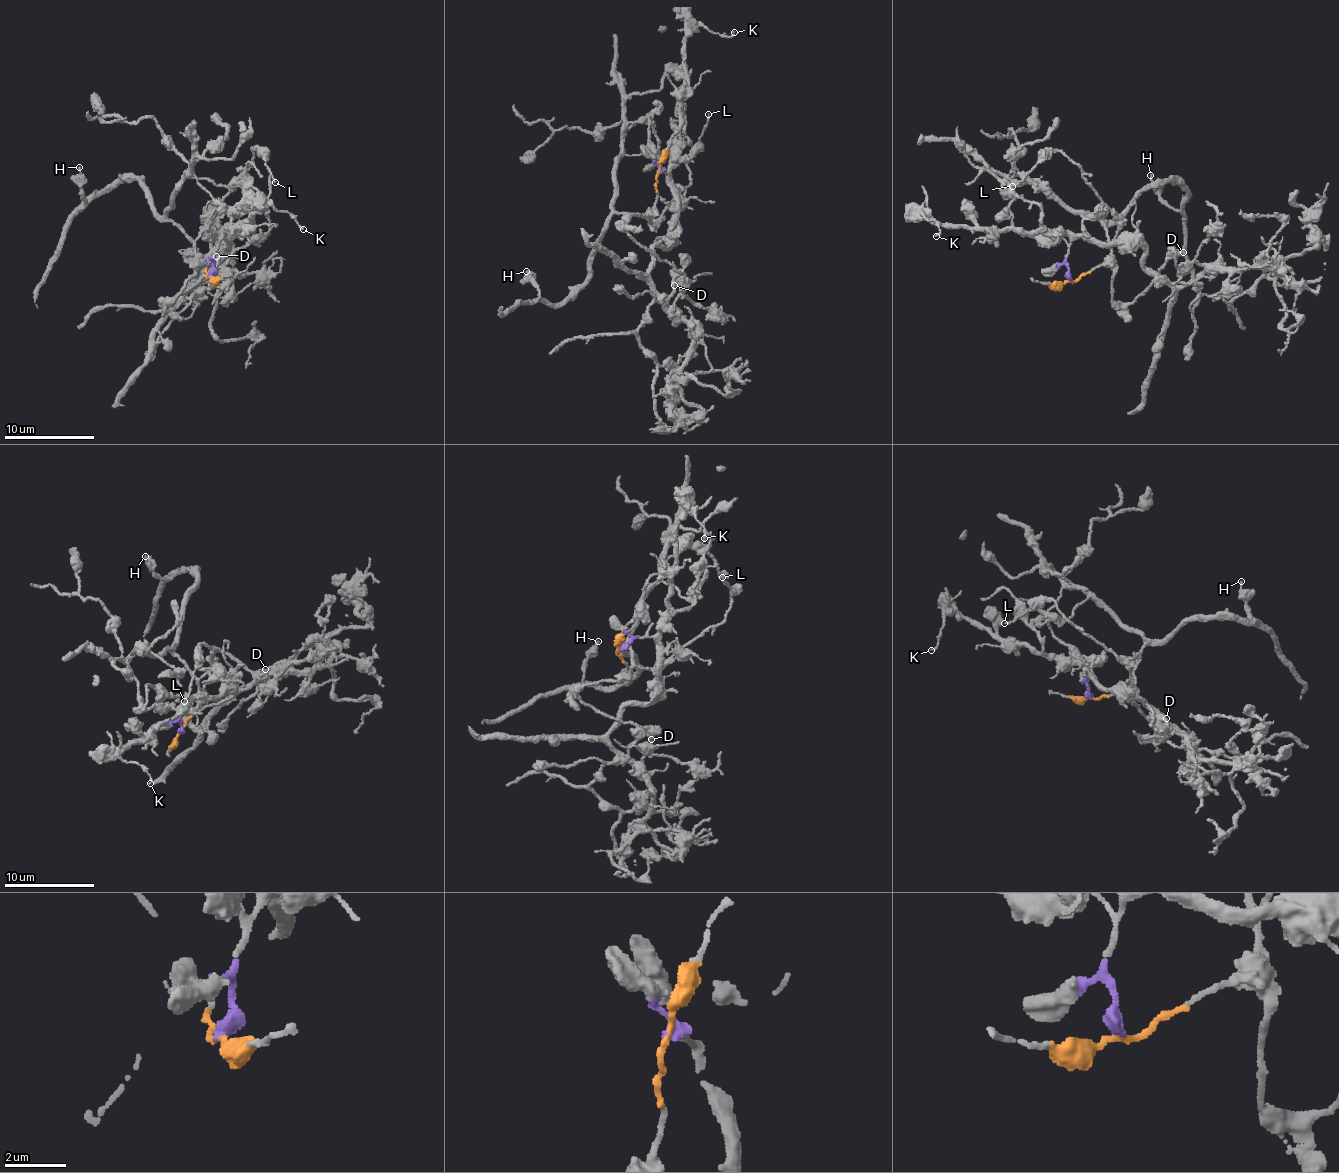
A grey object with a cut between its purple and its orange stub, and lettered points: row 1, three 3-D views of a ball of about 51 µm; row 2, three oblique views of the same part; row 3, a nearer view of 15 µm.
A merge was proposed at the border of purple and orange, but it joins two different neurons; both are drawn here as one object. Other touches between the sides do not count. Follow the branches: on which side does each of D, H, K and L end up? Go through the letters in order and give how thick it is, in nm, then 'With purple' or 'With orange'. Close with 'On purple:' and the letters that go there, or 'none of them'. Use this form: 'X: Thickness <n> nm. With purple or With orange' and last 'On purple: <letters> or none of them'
D: Thickness 500 nm. With orange
H: Thickness 140 nm. With orange
K: Thickness 140 nm. With purple
L: Thickness 150 nm. With orange
On purple: K

